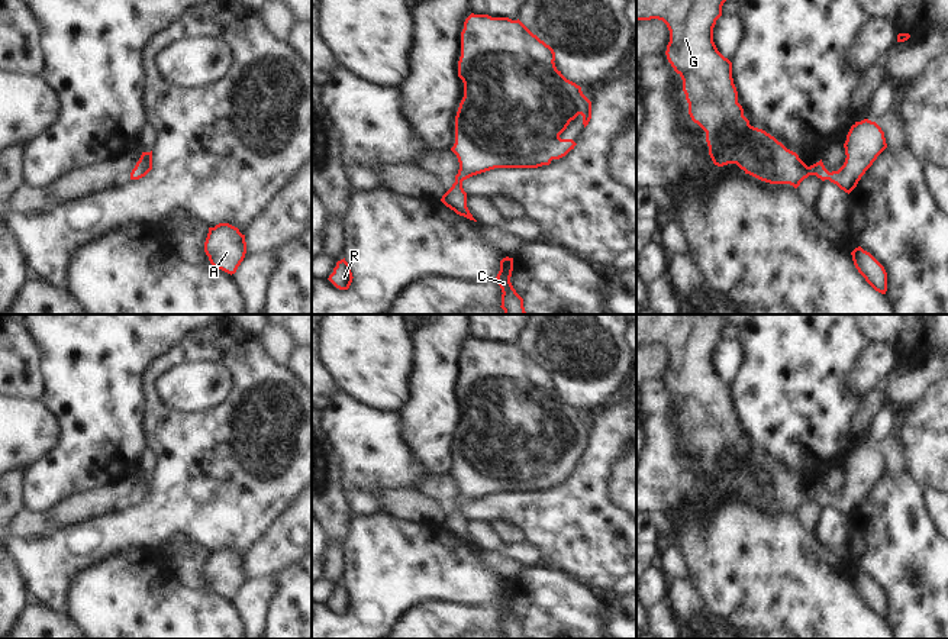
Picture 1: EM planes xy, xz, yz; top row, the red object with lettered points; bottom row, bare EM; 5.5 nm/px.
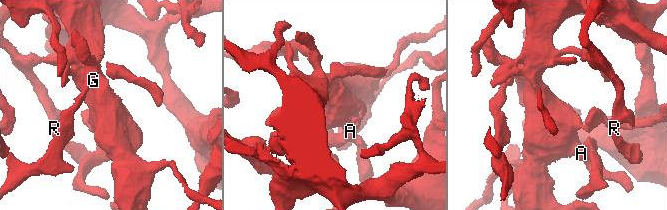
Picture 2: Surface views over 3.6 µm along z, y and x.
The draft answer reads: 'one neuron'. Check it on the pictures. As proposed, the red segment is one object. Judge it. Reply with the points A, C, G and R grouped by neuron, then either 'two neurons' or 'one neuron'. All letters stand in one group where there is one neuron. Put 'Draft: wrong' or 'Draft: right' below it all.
groups A C G R; one neuron
Draft: right

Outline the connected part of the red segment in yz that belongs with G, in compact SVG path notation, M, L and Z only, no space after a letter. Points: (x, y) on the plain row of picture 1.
M636 314L636 346L658 343L662 345L670 355L670 367L665 380L674 396L683 404L683 416L689 427L691 445L706 456L709 480L713 488L718 491L736 488L745 498L761 506L770 509L790 509L794 513L809 500L816 500L822 506L829 504L849 519L877 481L887 472L884 456L876 446L868 443L855 446L844 468L847 480L844 490L838 496L829 497L822 484L807 491L796 477L787 474L774 461L762 454L751 451L749 445L744 440L742 430L738 427L738 416L732 403L732 387L718 375L713 367L713 352L716 345L722 341L722 330L725 326L723 314Z

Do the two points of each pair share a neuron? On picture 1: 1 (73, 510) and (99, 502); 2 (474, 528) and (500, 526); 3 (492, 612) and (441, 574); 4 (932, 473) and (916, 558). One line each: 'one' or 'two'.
1: one
2: two
3: two
4: two

